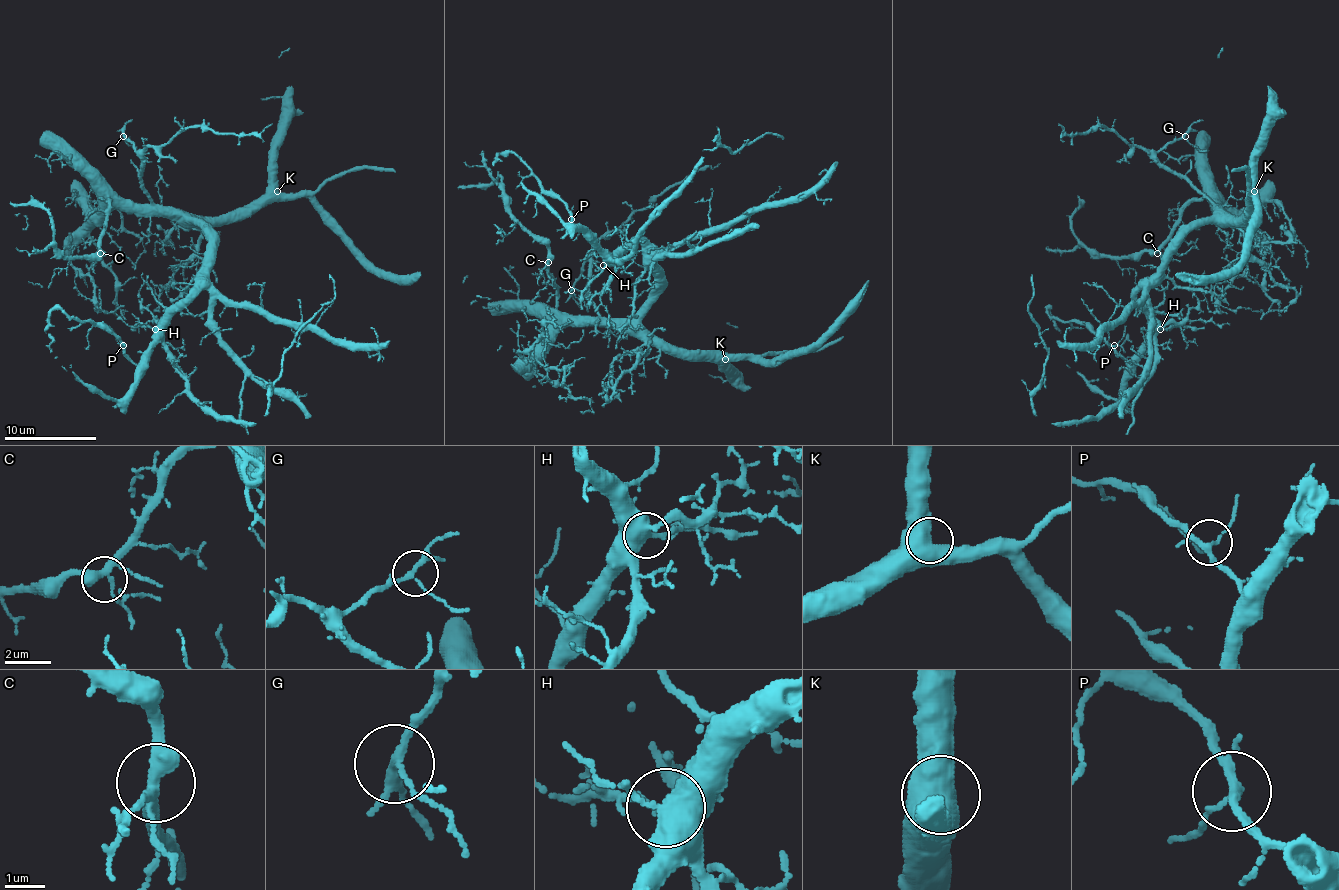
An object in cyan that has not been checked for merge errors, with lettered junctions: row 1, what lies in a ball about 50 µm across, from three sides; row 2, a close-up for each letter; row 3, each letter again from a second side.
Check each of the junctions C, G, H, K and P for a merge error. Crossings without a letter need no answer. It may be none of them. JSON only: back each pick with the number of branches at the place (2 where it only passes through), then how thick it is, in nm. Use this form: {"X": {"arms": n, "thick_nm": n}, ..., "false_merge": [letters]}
{"false_merge": []}

